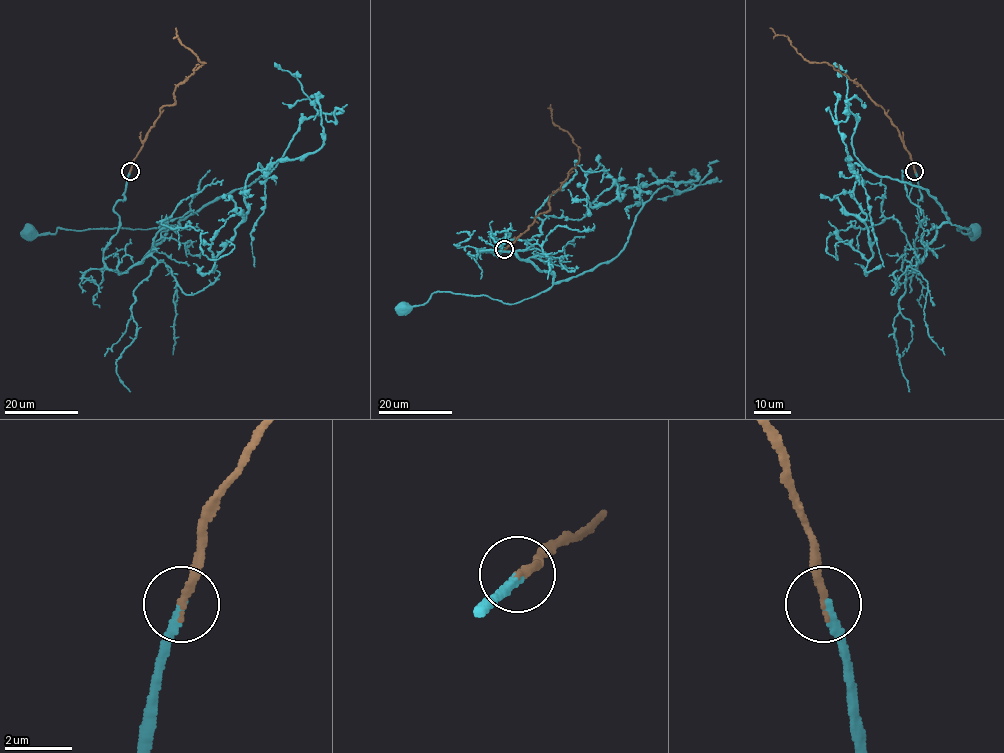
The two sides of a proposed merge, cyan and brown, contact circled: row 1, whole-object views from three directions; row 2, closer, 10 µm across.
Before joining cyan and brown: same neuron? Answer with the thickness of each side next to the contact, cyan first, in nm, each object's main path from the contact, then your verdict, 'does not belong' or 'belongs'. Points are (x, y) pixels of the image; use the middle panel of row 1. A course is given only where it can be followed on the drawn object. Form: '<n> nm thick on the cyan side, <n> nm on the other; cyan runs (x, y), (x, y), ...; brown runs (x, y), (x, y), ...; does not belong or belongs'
240 nm thick on the cyan side, 240 nm on the other; cyan runs (504, 249), (477, 253), (513, 253), (553, 284), (515, 303), (434, 291), (403, 307); brown runs (504, 249), (539, 214), (549, 209), (549, 198), (578, 161), (578, 147), (566, 130), (552, 121), (550, 104); belongs

